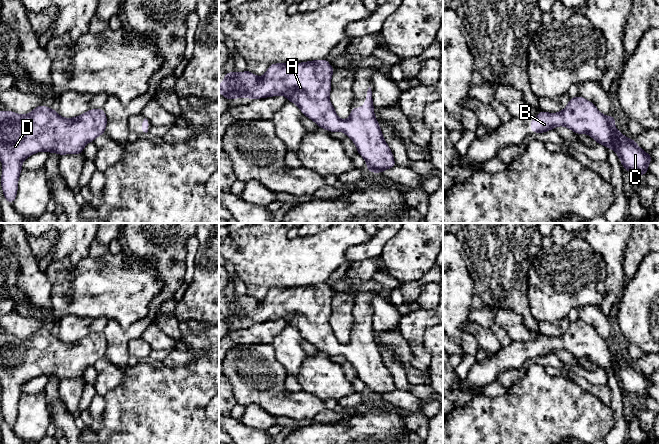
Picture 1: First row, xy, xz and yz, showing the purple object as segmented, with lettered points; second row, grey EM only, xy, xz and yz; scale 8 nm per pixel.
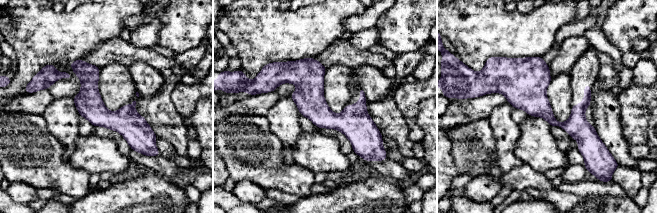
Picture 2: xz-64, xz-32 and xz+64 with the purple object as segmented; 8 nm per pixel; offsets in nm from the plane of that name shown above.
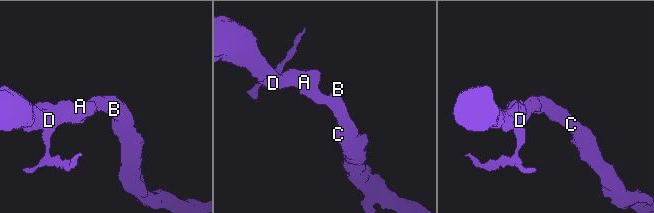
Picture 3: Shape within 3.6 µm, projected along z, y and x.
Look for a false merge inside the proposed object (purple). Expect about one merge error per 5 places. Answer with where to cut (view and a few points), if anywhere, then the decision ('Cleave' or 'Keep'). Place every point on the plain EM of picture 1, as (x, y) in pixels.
No split. Keep

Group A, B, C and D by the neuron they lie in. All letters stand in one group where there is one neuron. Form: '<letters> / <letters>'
A B C D

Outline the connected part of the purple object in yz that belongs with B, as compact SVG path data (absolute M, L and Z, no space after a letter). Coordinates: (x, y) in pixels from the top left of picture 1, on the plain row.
M580 319L570 322L568 329L559 337L540 335L530 348L531 356L538 358L556 350L565 350L576 358L589 358L597 368L613 373L622 390L635 399L649 396L650 378L616 353L613 340L603 339L592 326Z

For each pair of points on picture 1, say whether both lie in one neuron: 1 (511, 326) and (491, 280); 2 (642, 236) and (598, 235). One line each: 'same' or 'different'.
1: different
2: different

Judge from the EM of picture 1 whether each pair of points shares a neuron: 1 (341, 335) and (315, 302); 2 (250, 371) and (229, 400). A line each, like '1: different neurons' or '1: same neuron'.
1: different neurons
2: different neurons

